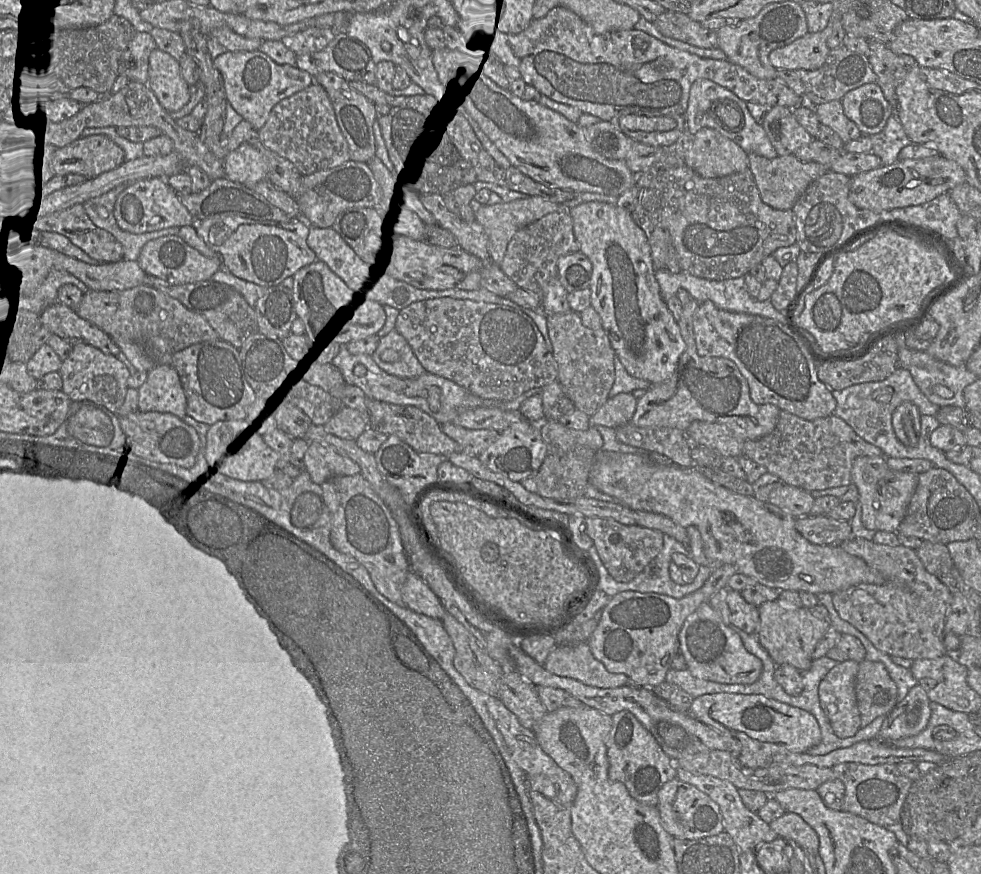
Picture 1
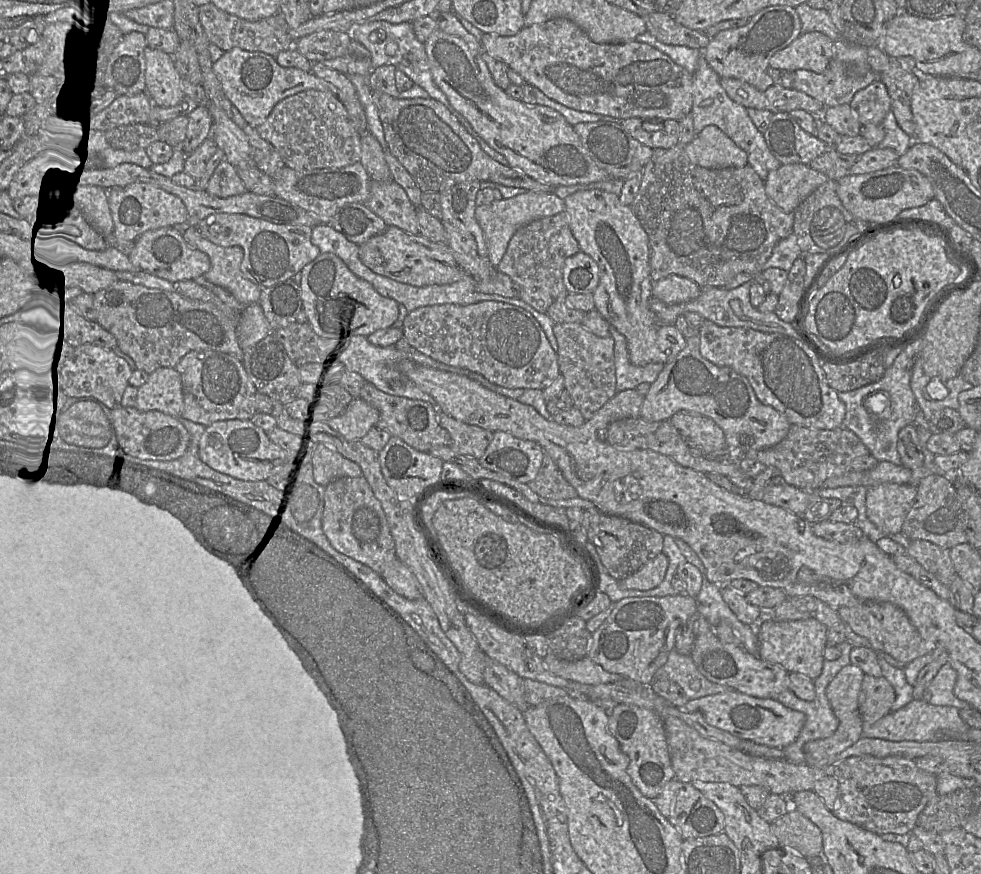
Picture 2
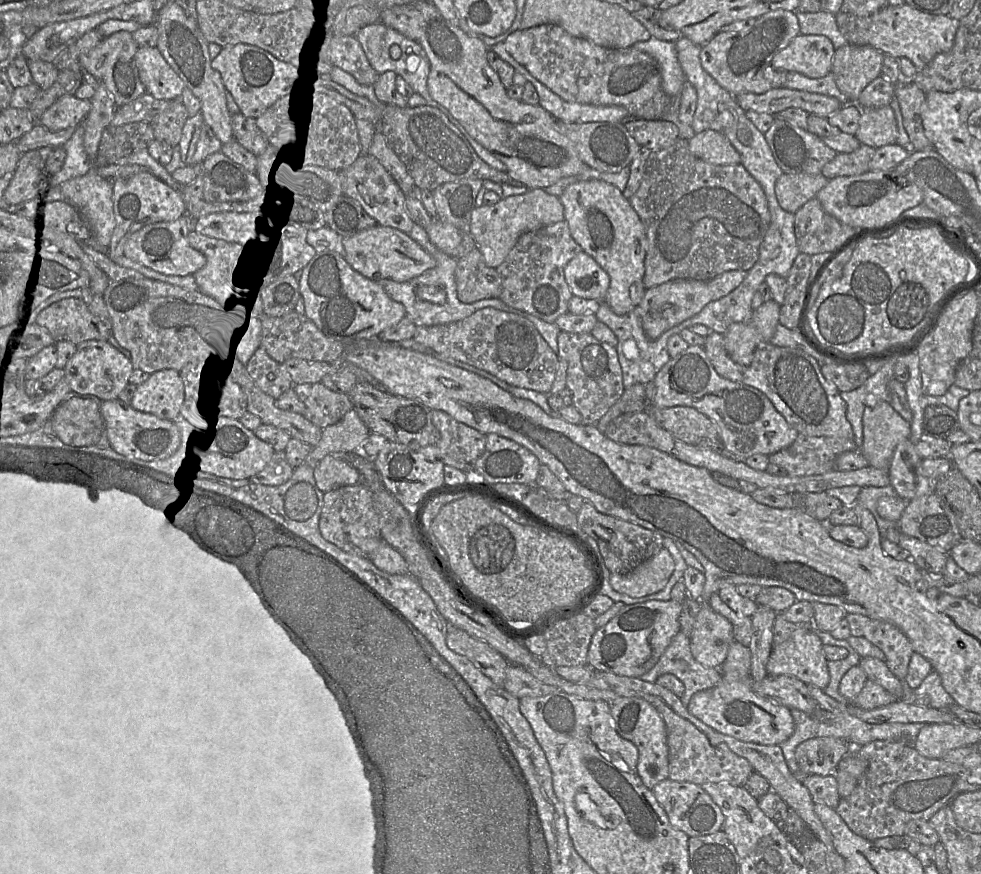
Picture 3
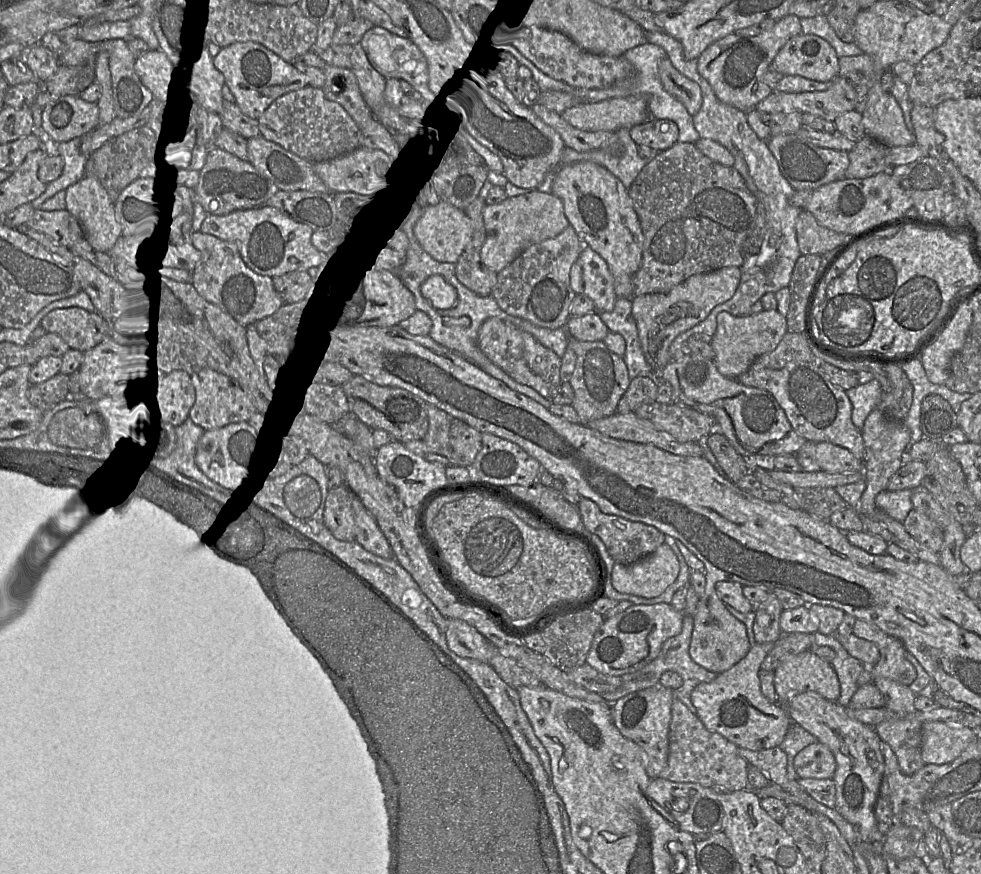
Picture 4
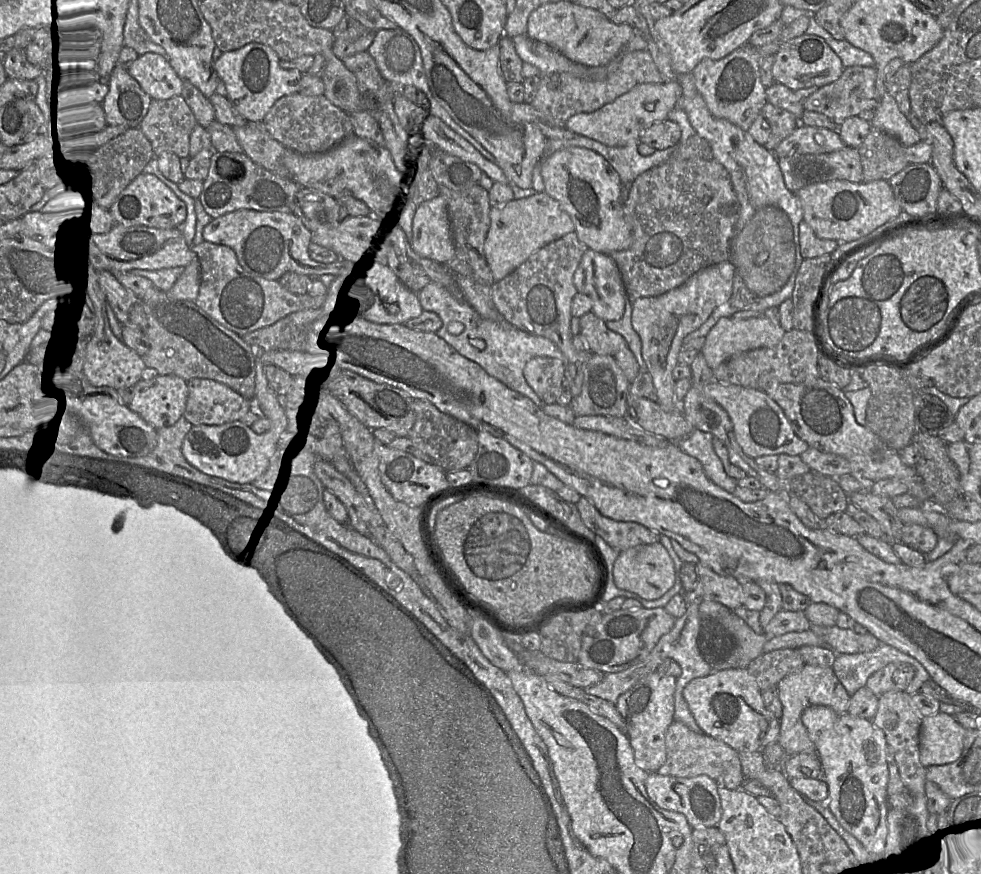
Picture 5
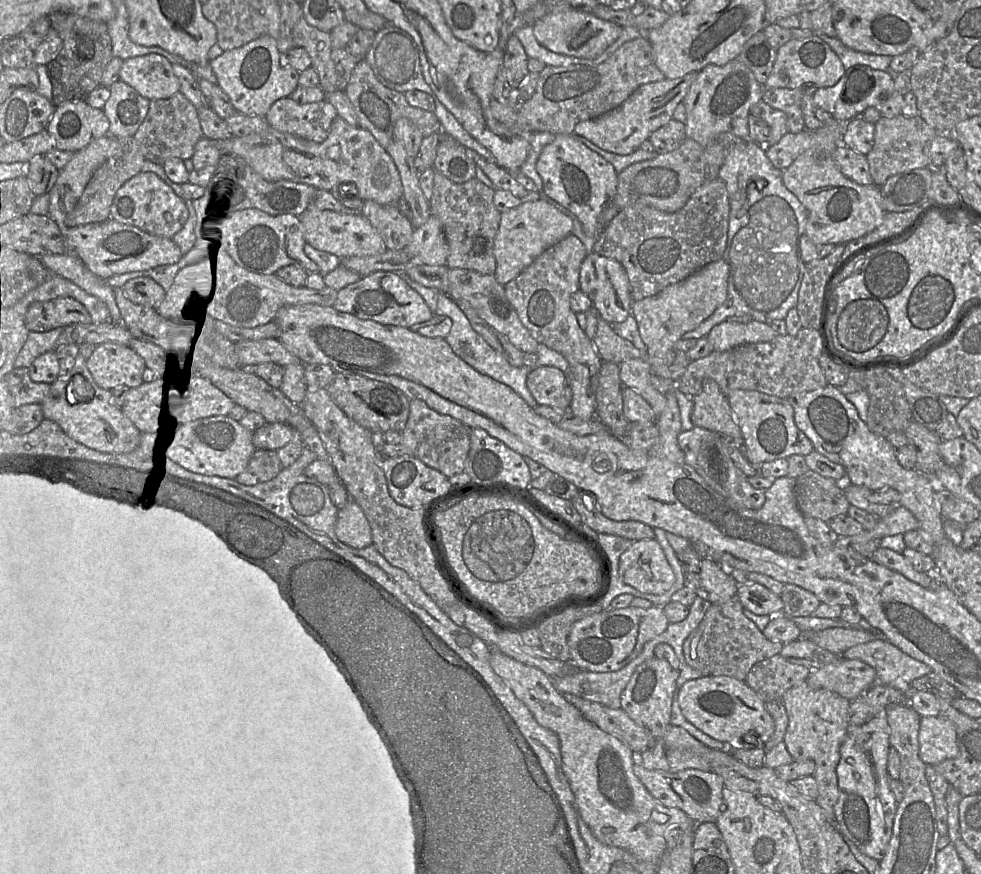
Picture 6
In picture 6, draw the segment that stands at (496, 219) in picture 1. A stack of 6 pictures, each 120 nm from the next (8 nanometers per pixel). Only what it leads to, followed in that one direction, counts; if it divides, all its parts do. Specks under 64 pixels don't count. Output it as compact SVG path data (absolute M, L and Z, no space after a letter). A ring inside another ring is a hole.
M542 199L522 203L516 208L502 212L493 247L497 282L505 286L518 277L545 250L571 235L572 231L572 219L557 207Z

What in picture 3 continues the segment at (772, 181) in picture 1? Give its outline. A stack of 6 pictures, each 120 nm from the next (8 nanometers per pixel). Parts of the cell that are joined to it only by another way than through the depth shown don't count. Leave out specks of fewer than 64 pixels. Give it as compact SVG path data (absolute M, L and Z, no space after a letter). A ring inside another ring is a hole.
M783 173L775 185L780 206L795 214L806 202L816 197L829 179L823 174Z

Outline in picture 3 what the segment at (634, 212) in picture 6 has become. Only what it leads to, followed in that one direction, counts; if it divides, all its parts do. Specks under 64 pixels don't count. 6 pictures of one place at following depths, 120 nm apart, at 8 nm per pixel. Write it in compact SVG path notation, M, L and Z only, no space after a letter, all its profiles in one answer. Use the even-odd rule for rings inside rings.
M678 138L676 142L667 148L648 151L645 171L642 181L636 193L629 199L631 206L638 214L645 227L646 233L646 255L644 259L645 274L643 285L649 289L668 281L676 279L707 281L730 270L749 271L757 262L759 249L769 228L771 214L767 197L759 182L740 164L714 165L696 157L689 149L686 139Z

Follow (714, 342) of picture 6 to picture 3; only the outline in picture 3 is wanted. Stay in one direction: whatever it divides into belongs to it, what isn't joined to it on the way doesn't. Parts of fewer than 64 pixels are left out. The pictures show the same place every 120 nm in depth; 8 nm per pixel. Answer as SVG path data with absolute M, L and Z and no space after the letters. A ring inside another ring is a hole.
M774 299L754 310L747 322L733 323L724 334L725 348L738 364L749 365L760 344L770 342L779 324L780 304Z

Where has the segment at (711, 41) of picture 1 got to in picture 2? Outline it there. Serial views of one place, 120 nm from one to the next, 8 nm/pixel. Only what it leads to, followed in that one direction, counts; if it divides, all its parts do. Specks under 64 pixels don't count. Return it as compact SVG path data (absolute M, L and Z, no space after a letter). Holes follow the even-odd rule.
M654 11L643 17L647 31L668 45L681 45L704 50L710 38L705 32L693 30L678 23L673 15Z

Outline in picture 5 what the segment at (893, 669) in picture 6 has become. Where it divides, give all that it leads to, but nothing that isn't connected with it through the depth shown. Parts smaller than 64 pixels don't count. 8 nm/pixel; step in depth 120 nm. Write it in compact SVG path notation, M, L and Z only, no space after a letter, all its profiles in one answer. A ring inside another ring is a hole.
M881 643L875 650L857 654L837 654L832 669L849 695L866 686L868 678L891 662L905 662L915 669L915 676L907 686L910 695L920 693L922 684L930 675L914 657Z

